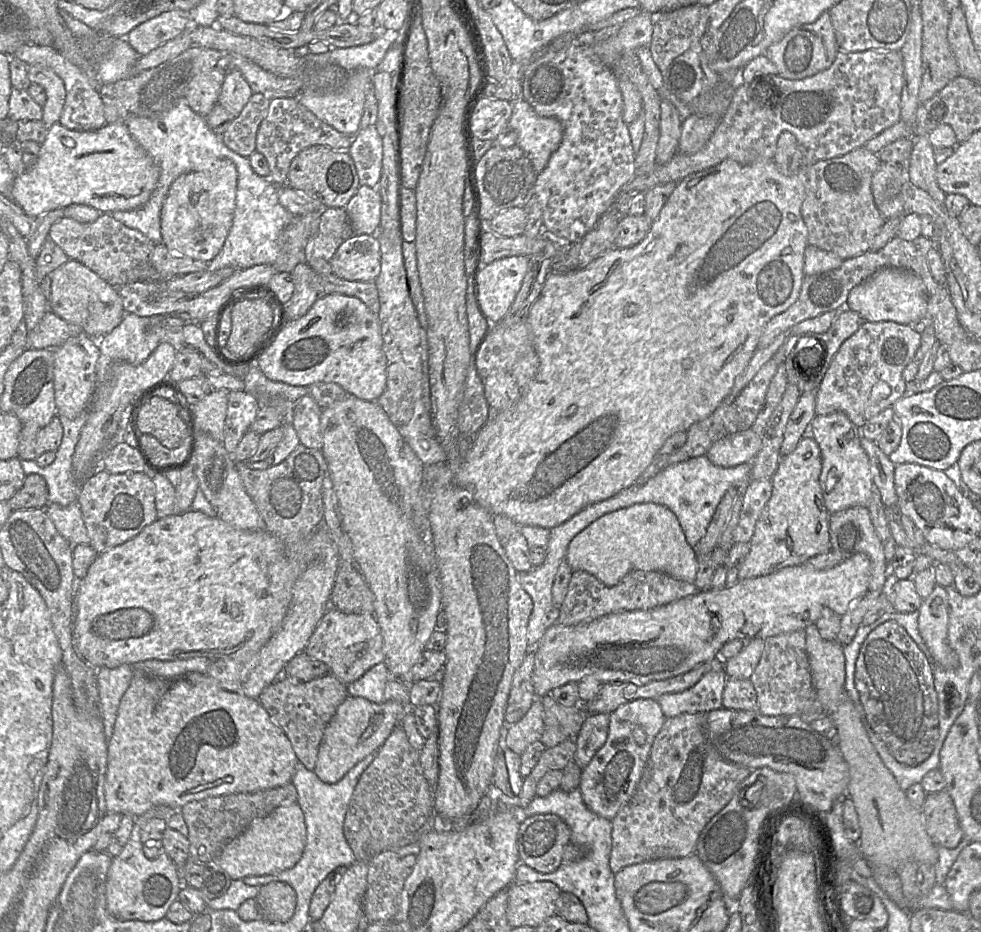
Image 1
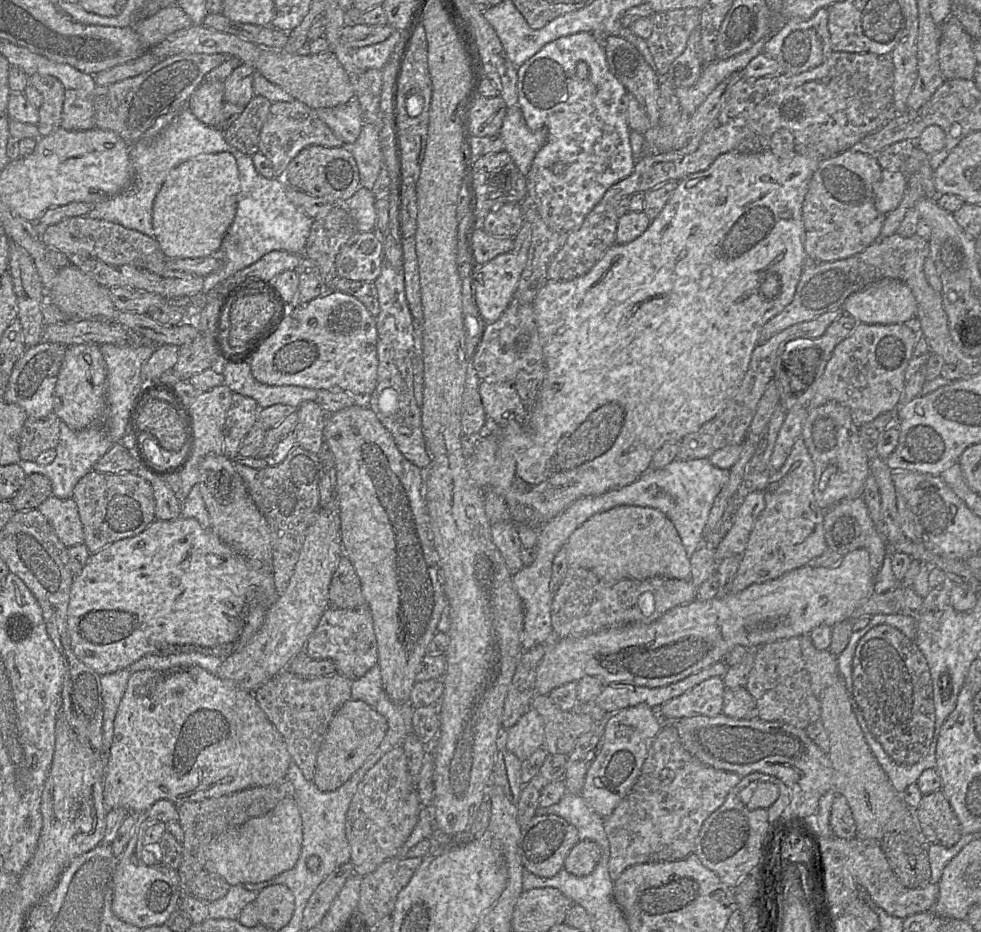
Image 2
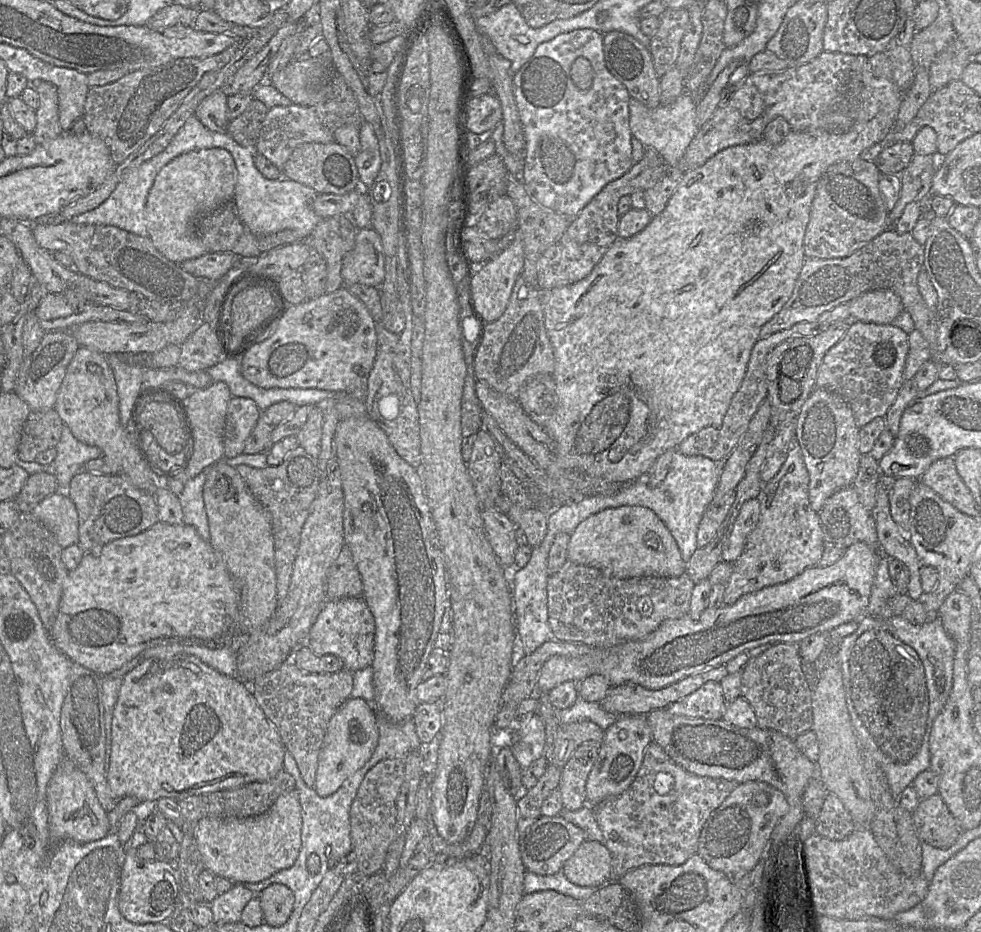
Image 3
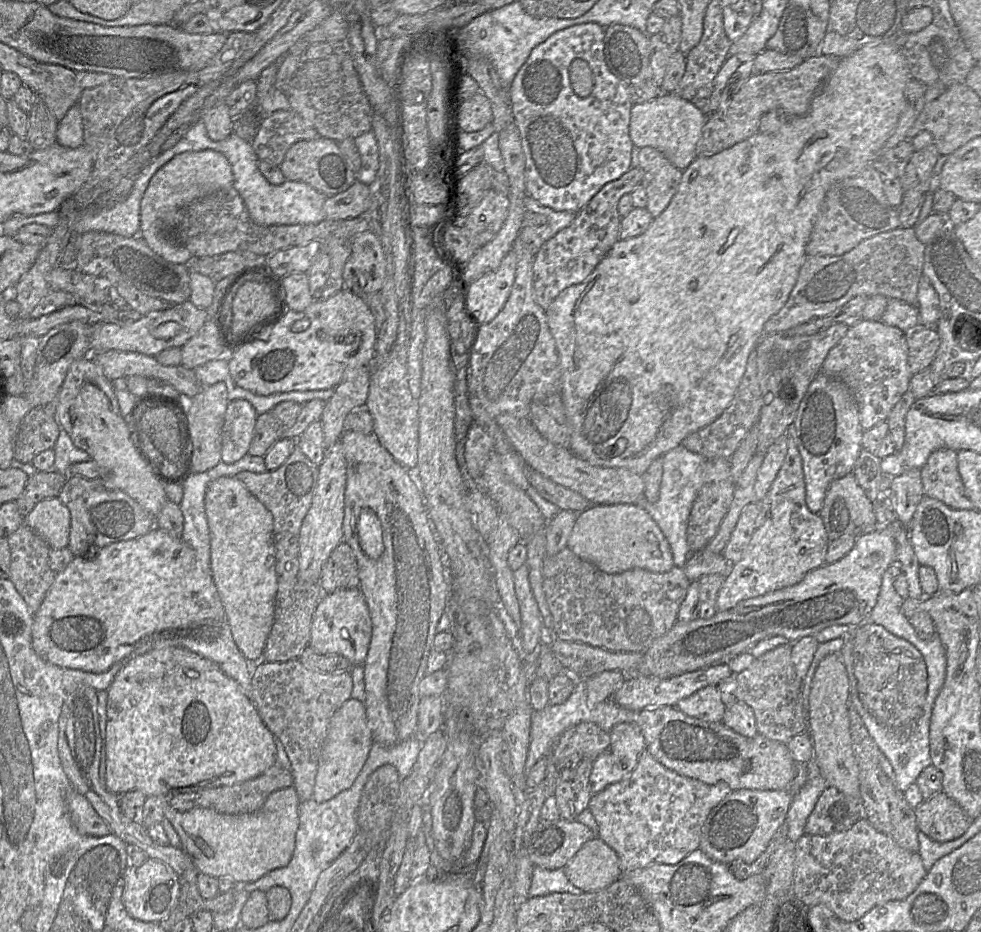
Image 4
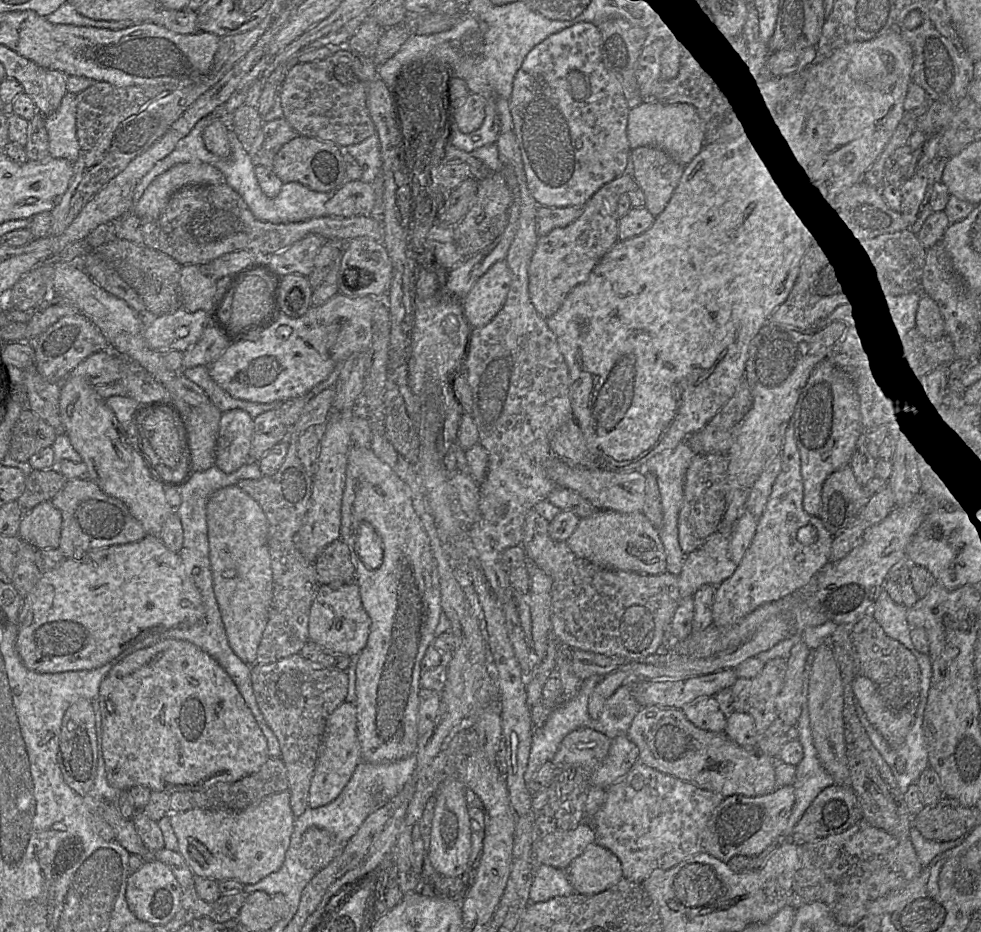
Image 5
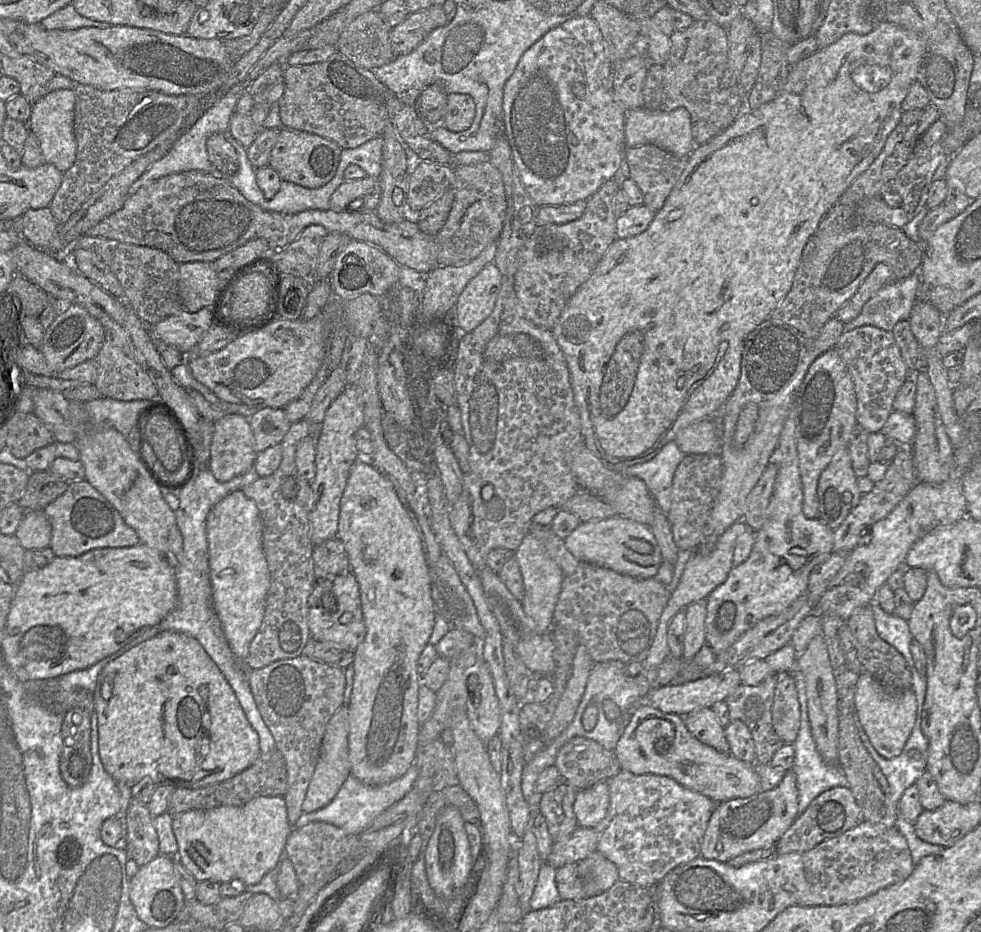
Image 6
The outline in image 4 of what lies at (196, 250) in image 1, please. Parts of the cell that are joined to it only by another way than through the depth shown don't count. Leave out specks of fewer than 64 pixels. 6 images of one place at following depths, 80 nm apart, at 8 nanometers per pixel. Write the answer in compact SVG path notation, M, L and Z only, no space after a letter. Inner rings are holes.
M203 150L175 156L154 174L148 184L140 205L140 232L135 237L142 237L148 246L166 261L189 264L194 256L176 235L180 214L195 200L232 185L232 168L222 153Z

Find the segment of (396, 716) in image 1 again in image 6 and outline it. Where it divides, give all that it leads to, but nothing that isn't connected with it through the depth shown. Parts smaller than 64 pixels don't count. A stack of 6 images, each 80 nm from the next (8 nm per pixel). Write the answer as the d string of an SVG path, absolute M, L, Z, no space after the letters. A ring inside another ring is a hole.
M342 705L331 717L326 726L318 762L302 804L303 813L310 813L328 805L335 798L342 784L351 774L348 734L349 708L348 705Z

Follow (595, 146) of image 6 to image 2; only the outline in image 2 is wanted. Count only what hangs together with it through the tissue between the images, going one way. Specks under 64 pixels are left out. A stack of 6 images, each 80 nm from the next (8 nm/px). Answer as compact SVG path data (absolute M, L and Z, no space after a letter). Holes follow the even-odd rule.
M579 32L568 36L563 36L544 45L533 57L526 60L518 68L517 91L518 104L521 108L529 129L538 130L540 128L546 127L548 130L547 140L542 148L537 152L532 162L530 171L526 175L527 199L529 200L530 204L537 210L543 221L550 229L562 235L567 235L568 233L579 229L586 216L602 199L605 192L613 184L629 176L634 169L637 160L632 155L632 148L629 138L631 130L627 123L628 91L610 71L605 56L604 43L599 41L596 37L593 36L592 33L589 32ZM580 61L586 62L589 66L589 77L584 80L579 79L576 75L576 65Z

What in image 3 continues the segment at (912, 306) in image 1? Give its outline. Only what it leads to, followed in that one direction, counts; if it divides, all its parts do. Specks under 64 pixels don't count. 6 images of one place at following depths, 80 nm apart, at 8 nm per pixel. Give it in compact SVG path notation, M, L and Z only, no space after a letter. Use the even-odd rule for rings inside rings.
M891 290L865 292L848 302L851 321L891 324L904 310L901 298Z

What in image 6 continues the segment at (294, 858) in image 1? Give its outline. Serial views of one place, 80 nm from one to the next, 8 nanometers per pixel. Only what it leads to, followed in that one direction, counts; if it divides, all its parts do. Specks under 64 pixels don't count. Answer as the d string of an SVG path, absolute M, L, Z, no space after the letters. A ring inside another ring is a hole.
M259 796L242 806L189 810L175 815L172 830L178 844L177 859L197 881L209 880L222 883L237 879L246 885L254 885L279 863L292 826L288 821L284 797Z

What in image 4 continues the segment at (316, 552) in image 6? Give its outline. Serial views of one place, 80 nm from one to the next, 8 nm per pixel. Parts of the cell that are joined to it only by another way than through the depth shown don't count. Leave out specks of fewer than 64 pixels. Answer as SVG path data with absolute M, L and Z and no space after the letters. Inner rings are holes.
M341 541L322 566L319 579L323 594L359 587L358 566L350 546Z

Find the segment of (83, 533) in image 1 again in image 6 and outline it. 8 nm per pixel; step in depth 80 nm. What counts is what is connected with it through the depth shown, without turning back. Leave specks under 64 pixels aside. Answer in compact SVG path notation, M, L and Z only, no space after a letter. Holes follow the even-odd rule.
M43 511L22 518L15 536L25 550L48 548L51 541L51 524Z

